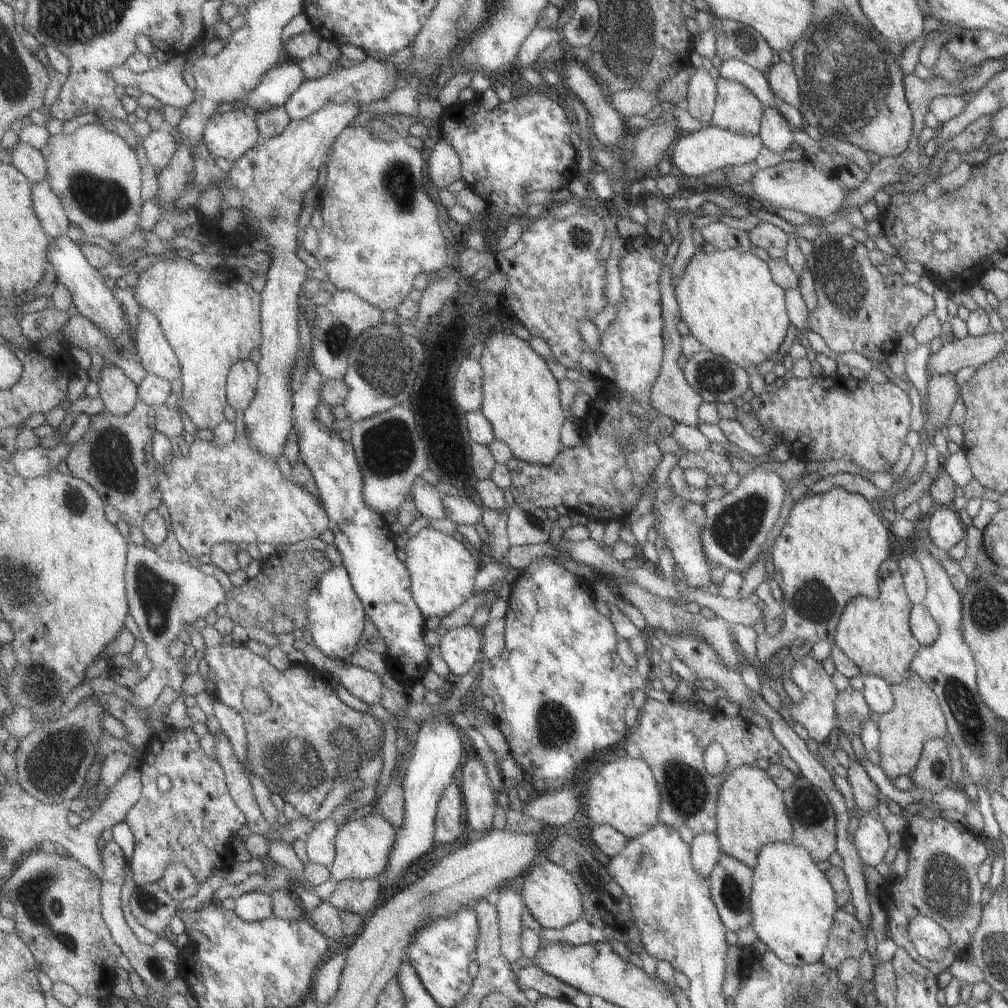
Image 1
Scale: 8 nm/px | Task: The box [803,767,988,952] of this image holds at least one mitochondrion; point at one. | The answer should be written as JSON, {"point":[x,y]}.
{"point":[946,887]}

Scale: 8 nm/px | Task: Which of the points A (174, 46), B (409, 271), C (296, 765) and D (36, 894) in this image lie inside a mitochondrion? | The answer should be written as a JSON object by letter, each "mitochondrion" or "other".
{"A":"other","B":"other","C":"mitochondrion","D":"mitochondrion"}

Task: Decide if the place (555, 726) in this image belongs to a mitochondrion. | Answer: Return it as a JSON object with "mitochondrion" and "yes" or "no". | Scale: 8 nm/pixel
{"mitochondrion":"yes"}

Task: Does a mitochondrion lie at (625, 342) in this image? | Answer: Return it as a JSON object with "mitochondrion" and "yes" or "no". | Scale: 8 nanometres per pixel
{"mitochondrion":"yes"}

